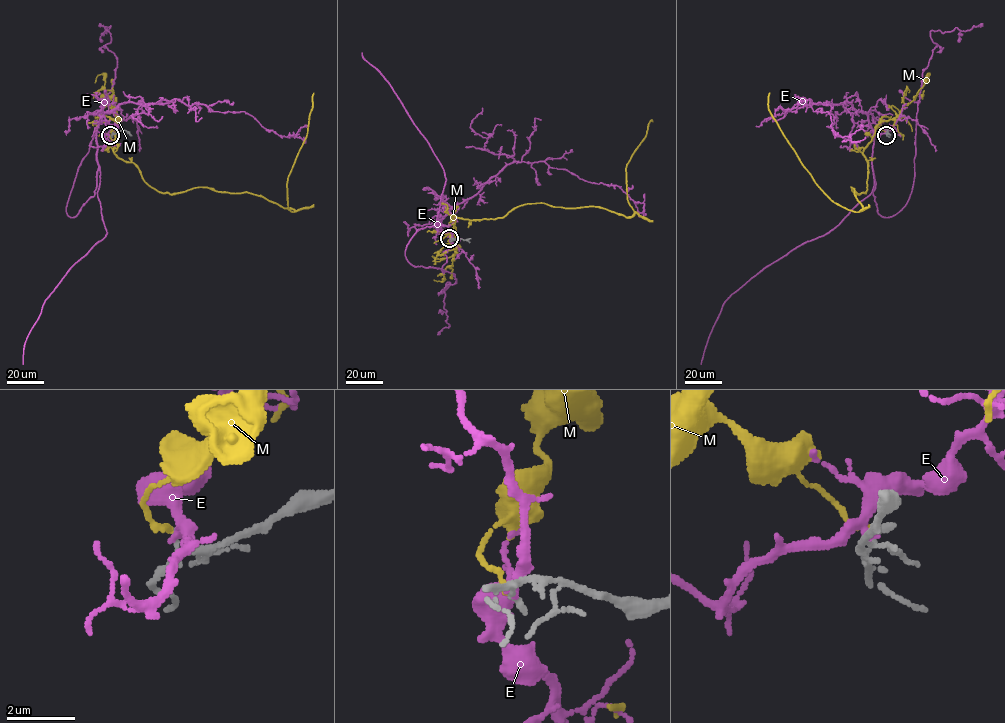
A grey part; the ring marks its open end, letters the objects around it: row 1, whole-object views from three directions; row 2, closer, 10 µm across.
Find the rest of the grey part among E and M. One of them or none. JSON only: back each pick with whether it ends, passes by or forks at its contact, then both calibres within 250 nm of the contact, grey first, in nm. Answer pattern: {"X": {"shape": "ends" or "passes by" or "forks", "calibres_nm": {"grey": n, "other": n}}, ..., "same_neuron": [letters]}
{"same_neuron": []}

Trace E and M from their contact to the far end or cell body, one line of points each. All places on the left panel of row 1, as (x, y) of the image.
E: (112, 132), (96, 132), (95, 195), (70, 217), (77, 168), (117, 65), (105, 45), (110, 26), (99, 23)
M: (112, 132), (114, 126), (114, 153), (160, 192), (247, 192), (295, 212), (288, 209), (287, 182), (314, 93)

